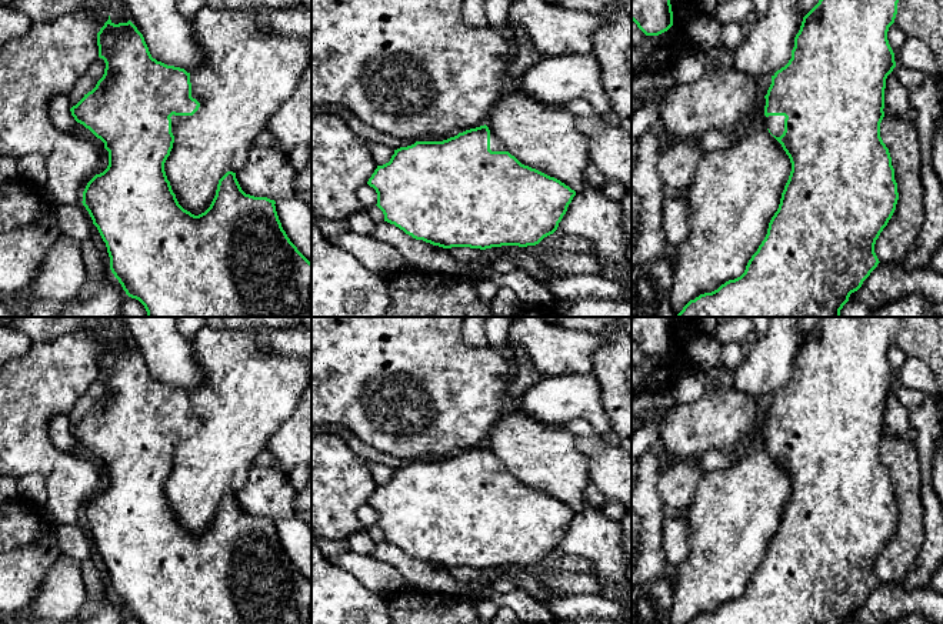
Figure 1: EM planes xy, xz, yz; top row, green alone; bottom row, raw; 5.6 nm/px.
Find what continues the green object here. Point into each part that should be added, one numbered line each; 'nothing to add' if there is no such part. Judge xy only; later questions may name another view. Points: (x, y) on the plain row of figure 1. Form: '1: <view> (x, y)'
1: xy (176, 440)

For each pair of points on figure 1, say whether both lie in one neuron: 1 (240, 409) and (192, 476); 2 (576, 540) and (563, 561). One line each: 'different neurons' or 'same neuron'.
1: same neuron
2: different neurons

